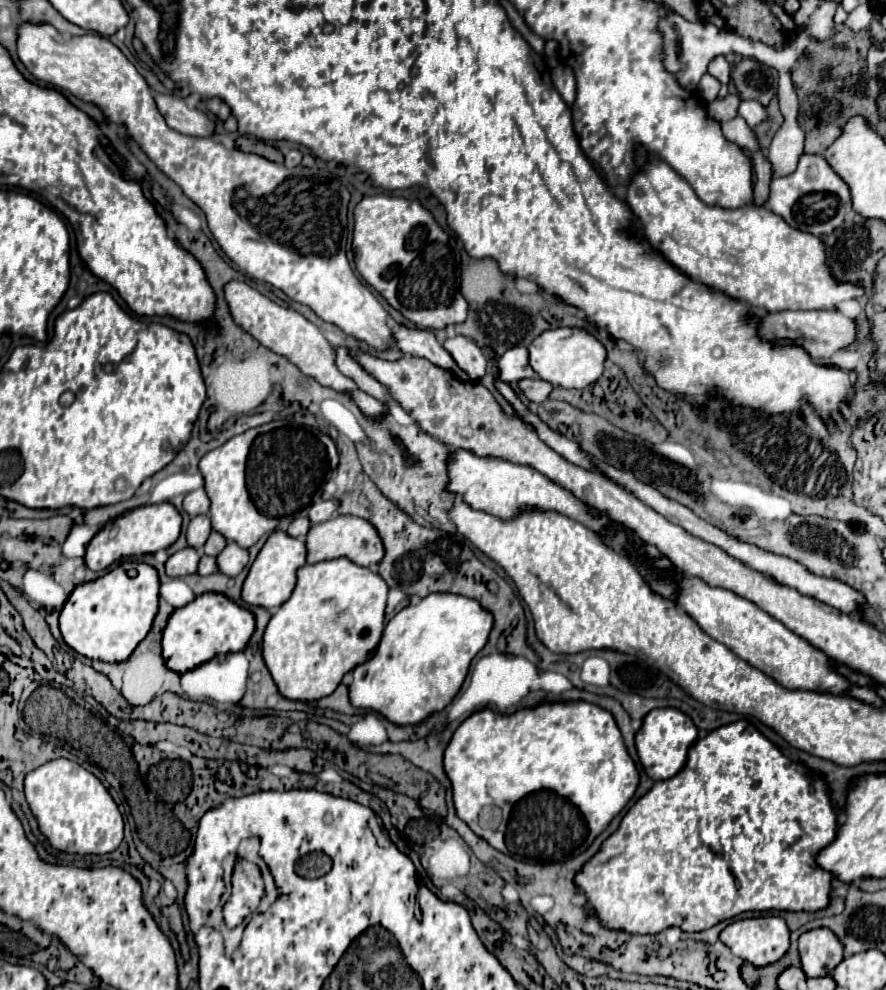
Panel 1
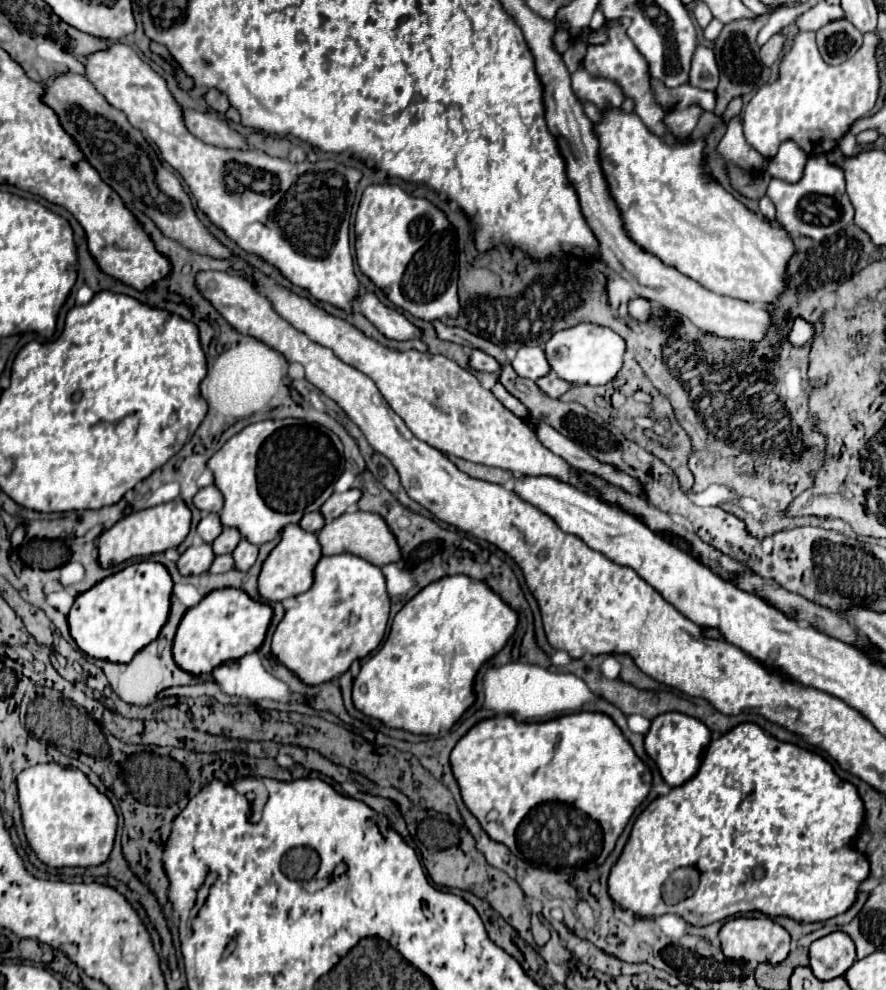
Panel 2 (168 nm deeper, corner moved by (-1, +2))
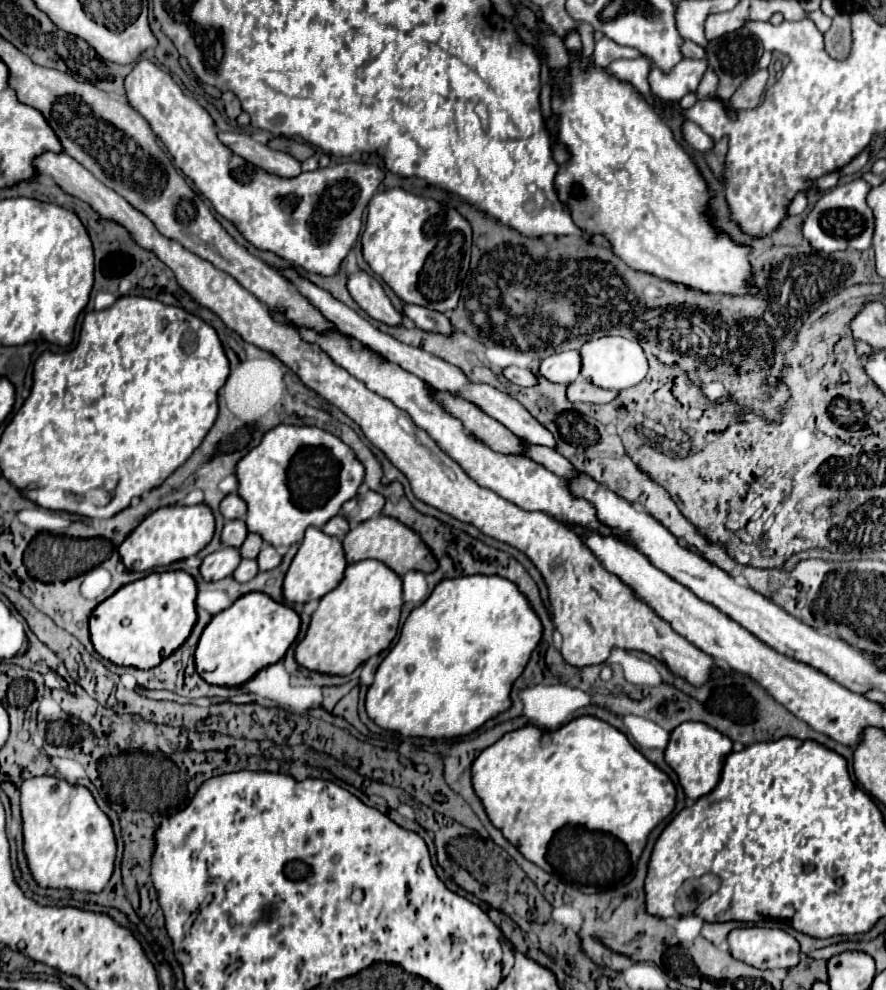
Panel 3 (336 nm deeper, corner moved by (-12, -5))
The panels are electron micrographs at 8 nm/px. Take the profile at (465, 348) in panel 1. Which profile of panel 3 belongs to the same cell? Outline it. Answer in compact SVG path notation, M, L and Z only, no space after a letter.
M506 367L504 371L504 377L514 383L514 385L520 385L520 387L532 387L536 383L536 375L532 375L528 369L520 369L520 367Z

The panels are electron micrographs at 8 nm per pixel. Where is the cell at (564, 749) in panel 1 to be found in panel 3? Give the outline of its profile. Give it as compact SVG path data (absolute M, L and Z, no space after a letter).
M578 717L574 721L570 721L568 725L556 729L556 731L542 731L534 725L526 725L520 727L516 731L506 733L504 737L500 737L494 745L486 747L476 761L472 763L472 787L476 787L476 795L480 797L480 801L484 803L484 809L488 813L488 817L492 819L492 825L498 827L502 831L502 835L534 865L538 865L540 869L544 869L546 873L554 875L556 879L576 887L582 893L600 893L606 891L614 885L620 883L628 883L630 875L632 875L632 867L638 863L640 853L646 845L646 837L648 833L674 809L674 801L676 801L676 789L674 783L670 781L670 777L660 771L656 765L652 765L630 741L628 737L614 729L612 725L608 725L602 719L596 717Z

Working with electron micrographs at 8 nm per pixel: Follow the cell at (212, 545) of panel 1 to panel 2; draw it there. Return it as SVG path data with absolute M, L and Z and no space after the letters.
M225 528L223 534L211 544L215 554L231 554L241 540L241 532L237 528Z

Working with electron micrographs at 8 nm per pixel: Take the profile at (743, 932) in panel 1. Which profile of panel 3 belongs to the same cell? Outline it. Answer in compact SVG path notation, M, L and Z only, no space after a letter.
M732 929L728 935L728 945L734 959L744 961L756 969L790 969L800 961L798 941L782 929Z

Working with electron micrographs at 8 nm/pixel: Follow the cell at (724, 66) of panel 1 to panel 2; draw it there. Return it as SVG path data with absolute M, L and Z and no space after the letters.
M697 46L693 60L691 60L691 70L689 70L689 86L701 88L701 90L711 90L715 92L719 84L719 70L715 64L715 54L711 48Z

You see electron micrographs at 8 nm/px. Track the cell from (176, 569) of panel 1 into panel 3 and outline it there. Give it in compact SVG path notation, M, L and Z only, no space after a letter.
M222 547L204 557L200 565L200 575L204 581L220 581L230 577L240 563L240 551L236 547Z

